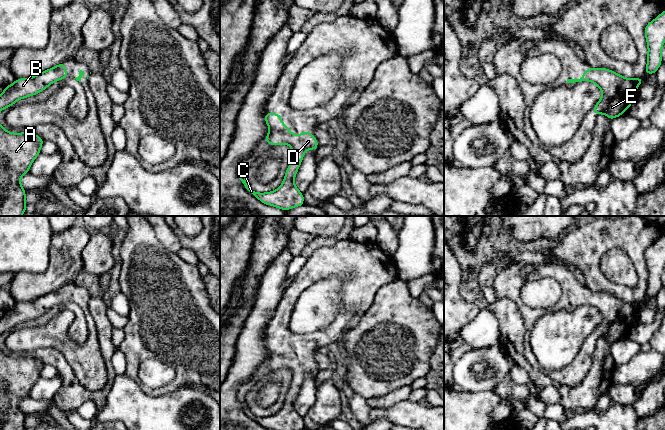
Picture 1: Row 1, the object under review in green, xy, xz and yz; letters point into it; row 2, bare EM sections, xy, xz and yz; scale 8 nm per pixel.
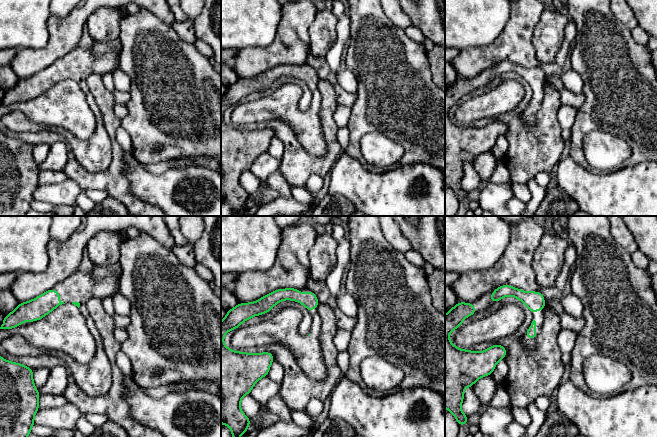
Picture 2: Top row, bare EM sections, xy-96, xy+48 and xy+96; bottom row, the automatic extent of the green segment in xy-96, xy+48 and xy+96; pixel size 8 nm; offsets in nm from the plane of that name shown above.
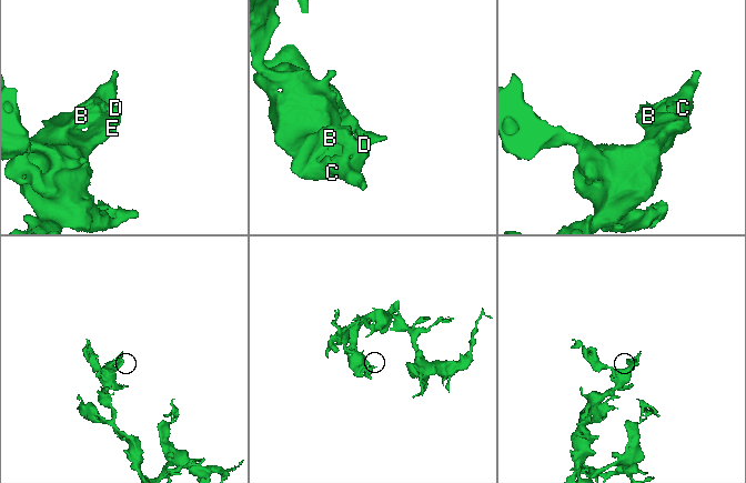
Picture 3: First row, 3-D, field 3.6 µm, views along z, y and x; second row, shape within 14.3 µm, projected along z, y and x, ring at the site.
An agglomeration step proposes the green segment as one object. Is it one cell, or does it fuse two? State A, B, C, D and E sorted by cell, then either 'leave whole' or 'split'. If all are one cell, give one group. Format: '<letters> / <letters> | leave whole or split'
A B C D E | leave whole

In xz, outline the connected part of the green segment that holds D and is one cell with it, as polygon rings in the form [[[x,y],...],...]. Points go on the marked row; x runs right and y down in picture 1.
[[[264,113],[264,119],[269,127],[269,132],[264,141],[272,146],[288,144],[292,148],[291,162],[286,170],[281,186],[275,191],[259,193],[248,184],[245,173],[249,169],[245,161],[241,161],[237,168],[237,176],[245,190],[260,200],[263,204],[271,205],[287,211],[294,207],[304,205],[304,196],[294,184],[294,178],[303,160],[307,149],[317,150],[319,144],[313,134],[302,131],[301,135],[294,135],[289,131],[288,125],[282,124],[279,113]]]

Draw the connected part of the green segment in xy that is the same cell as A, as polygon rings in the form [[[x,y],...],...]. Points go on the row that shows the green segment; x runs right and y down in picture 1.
[[[0,125],[0,216],[26,212],[26,191],[20,178],[29,173],[43,143],[34,133],[11,133]]]

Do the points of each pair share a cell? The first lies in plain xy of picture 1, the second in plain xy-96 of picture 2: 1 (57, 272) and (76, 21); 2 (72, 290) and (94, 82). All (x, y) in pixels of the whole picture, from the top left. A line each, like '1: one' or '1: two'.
1: one
2: two

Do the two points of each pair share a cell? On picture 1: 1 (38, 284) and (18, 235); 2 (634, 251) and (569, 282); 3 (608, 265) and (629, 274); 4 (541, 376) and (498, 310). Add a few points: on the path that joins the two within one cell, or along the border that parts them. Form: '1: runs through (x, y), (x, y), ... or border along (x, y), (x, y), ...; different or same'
1: border along (50, 256), (48, 266), (44, 270), (14, 274); different
2: border along (585, 286), (590, 290); different
3: runs through (613, 265), (616, 265), (624, 272); same
4: runs through (523, 363), (512, 340), (512, 328); same

